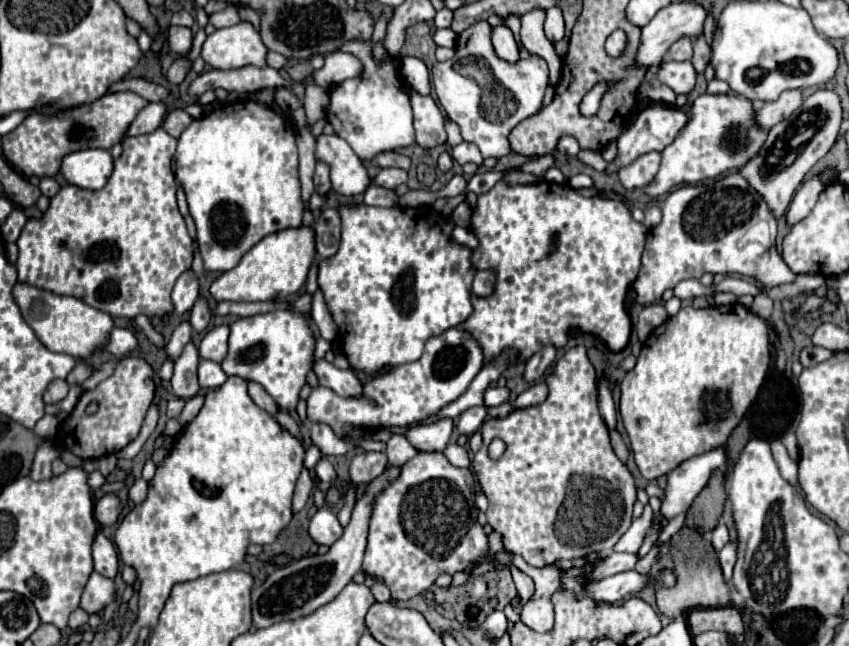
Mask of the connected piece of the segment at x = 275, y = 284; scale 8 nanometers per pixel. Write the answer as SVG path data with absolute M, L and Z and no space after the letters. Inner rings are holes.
M307 226L287 228L271 236L265 236L261 242L257 242L233 270L223 272L211 284L209 292L217 302L223 302L223 300L231 300L231 302L283 300L287 296L297 294L299 288L305 284L313 258L315 258L313 230Z

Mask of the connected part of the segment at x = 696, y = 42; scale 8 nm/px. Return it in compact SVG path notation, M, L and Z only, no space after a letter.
M697 36L693 38L693 58L691 58L691 64L695 66L697 74L703 74L703 70L707 68L711 60L711 50L709 50L709 44L705 42L703 36Z

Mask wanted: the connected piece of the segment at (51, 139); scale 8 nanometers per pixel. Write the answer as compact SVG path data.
M113 92L105 94L99 100L77 106L71 110L61 110L55 114L41 114L41 112L31 112L13 132L5 134L1 138L1 150L5 158L11 162L15 170L23 176L55 176L61 168L61 160L77 150L87 150L87 148L103 148L111 150L111 146L119 144L125 140L125 132L149 102L135 94L135 92Z

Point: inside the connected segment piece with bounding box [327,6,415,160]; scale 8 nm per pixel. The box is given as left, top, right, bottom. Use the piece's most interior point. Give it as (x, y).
(372, 113)

